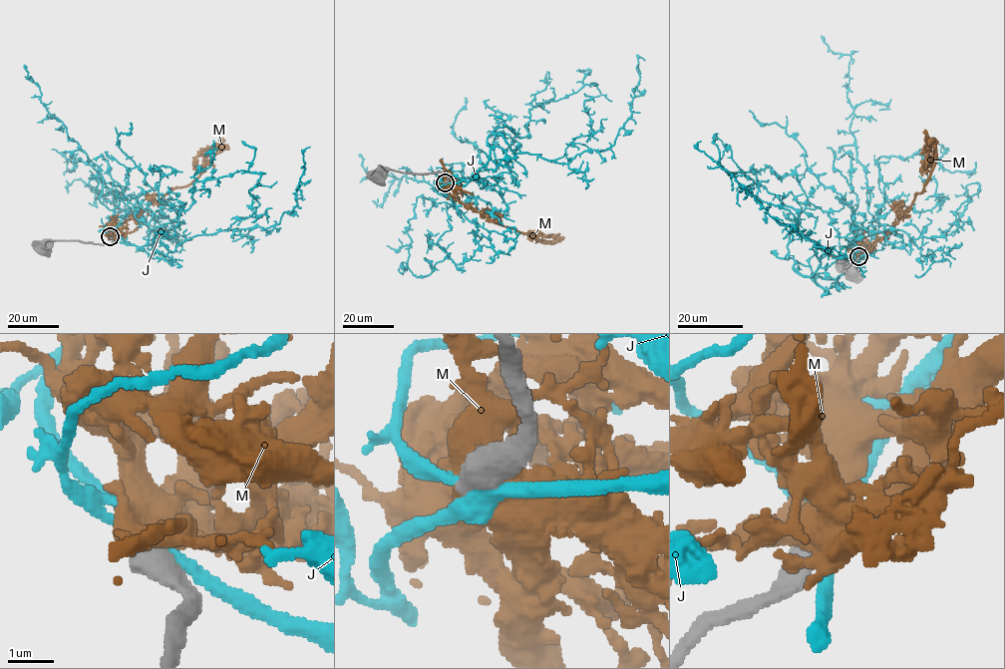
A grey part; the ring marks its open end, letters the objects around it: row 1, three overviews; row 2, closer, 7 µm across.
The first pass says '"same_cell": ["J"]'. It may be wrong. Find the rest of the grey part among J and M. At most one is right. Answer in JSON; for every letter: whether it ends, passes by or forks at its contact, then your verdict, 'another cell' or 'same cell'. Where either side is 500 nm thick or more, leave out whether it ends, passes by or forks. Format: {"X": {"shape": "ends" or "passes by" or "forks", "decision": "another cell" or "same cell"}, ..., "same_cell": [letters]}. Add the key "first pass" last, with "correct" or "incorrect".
{"J": {"decision": "another cell"}, "M": {"decision": "same cell"}, "same_cell": ["M"], "first pass": "incorrect"}

